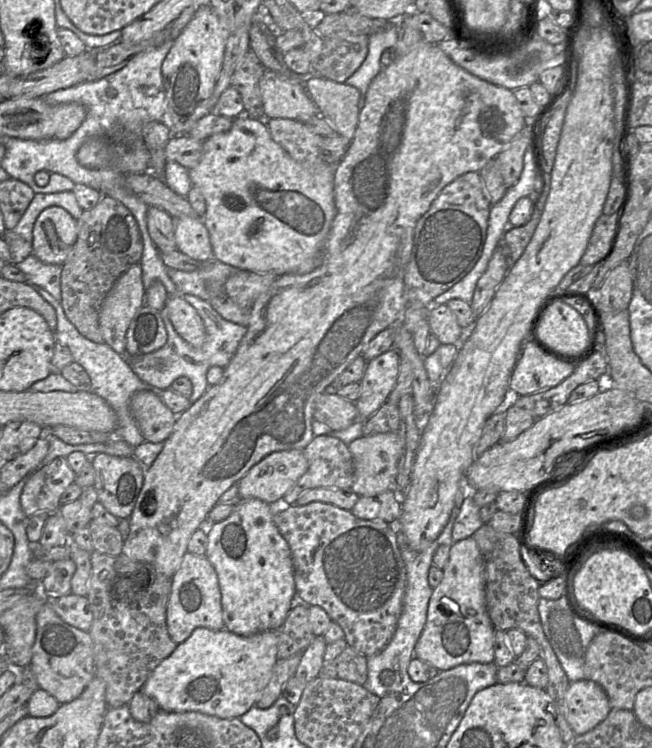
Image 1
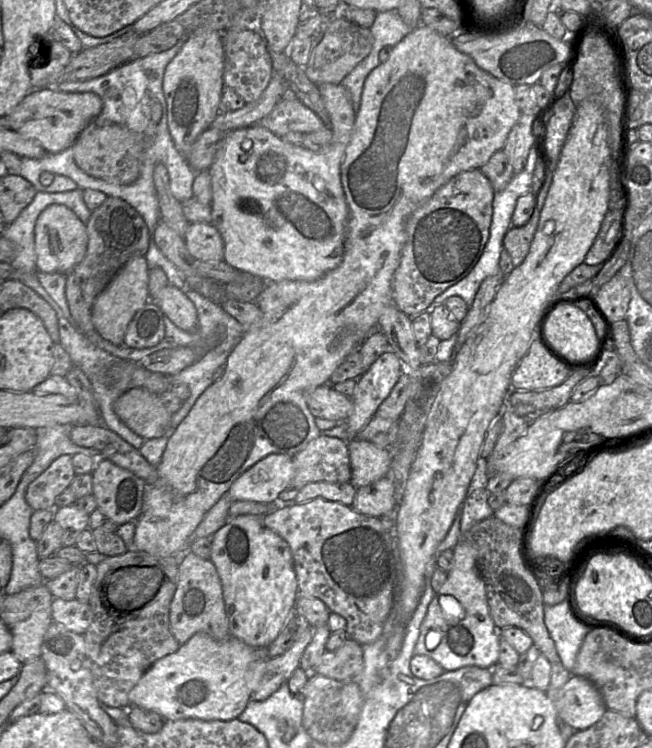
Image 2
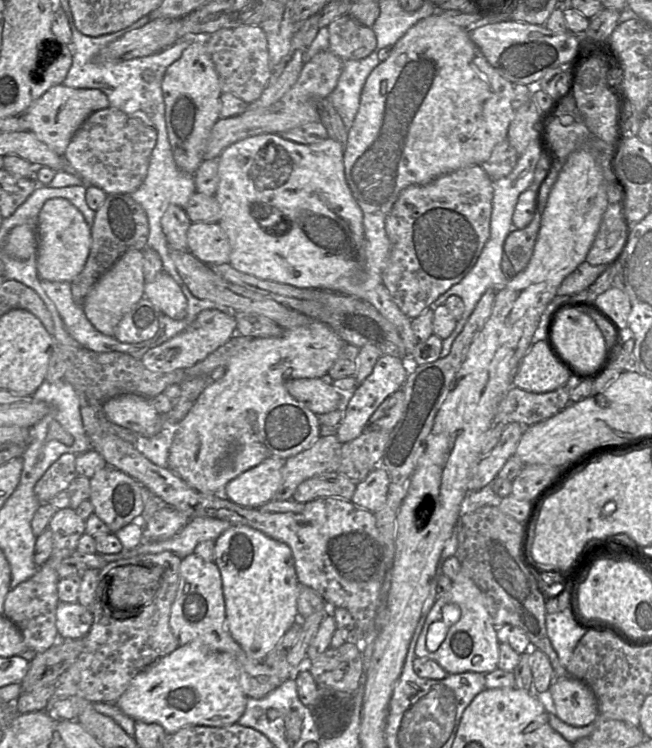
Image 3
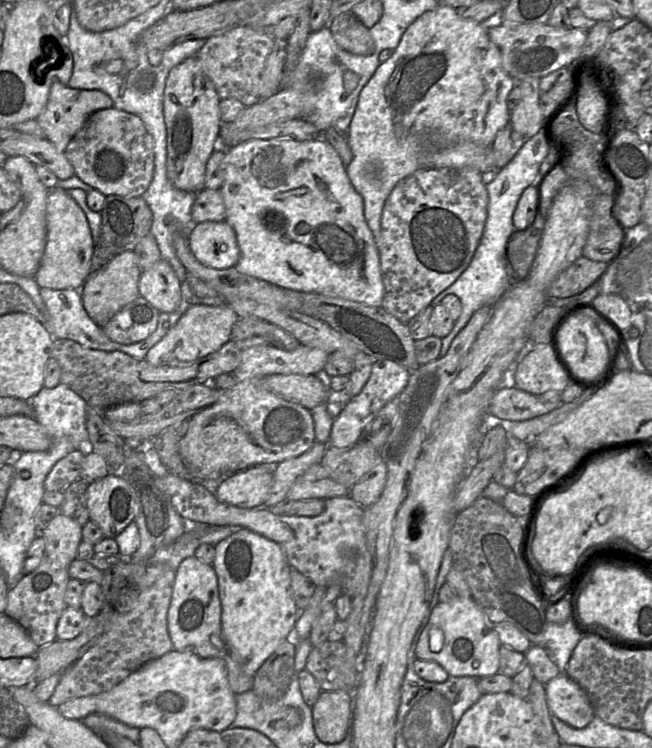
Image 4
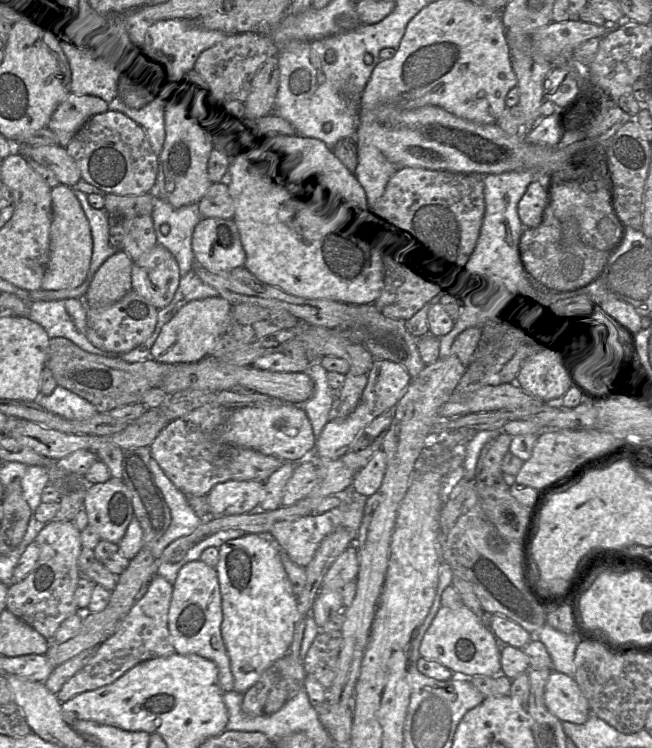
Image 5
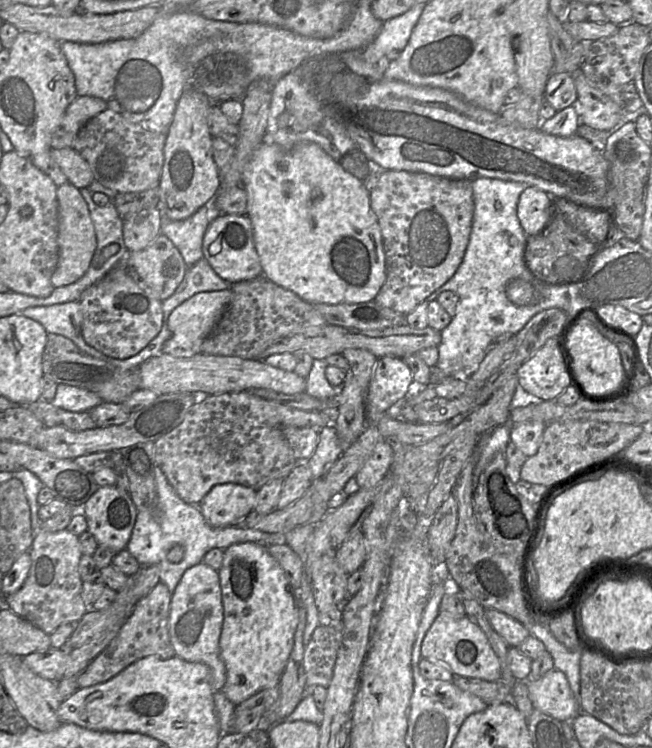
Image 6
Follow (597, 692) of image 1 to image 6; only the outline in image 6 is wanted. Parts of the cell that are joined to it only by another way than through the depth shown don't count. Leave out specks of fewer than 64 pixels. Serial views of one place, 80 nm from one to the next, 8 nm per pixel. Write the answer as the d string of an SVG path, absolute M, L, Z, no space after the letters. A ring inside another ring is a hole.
M552 669L536 681L527 681L533 708L560 721L573 720L581 712L563 672Z

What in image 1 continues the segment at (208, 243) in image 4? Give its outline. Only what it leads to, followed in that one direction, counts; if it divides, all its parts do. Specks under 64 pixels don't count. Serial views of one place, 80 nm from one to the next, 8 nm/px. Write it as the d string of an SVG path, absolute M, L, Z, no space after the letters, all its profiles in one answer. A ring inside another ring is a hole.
M181 216L174 220L176 250L186 256L206 262L213 258L209 232L198 216Z

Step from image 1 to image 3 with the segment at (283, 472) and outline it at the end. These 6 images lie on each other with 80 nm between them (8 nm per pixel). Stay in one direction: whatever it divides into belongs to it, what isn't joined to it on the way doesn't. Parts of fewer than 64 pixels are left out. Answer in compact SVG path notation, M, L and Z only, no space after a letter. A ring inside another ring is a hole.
M280 457L265 459L228 482L222 494L233 503L247 508L258 508L270 502L282 484L285 460Z

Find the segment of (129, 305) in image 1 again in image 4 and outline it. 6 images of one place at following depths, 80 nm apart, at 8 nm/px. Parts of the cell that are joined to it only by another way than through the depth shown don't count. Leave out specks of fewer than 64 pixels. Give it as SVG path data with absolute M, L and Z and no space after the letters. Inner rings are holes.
M124 251L88 276L83 287L79 288L82 304L88 316L99 327L104 327L117 312L139 297L138 283L141 273L136 254L133 251Z

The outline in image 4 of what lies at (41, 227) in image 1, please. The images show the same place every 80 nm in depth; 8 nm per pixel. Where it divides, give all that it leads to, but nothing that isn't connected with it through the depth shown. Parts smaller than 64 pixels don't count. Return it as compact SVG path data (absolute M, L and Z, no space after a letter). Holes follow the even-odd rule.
M65 189L50 190L46 204L46 245L35 280L40 288L82 288L90 275L94 242L85 213Z

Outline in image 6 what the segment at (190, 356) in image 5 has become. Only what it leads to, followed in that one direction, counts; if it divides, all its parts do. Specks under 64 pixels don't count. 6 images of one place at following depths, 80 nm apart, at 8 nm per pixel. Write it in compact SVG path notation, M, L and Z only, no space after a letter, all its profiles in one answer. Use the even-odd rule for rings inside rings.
M227 288L220 291L197 293L176 307L168 318L167 325L170 333L161 352L176 358L187 358L201 353L203 341L213 331L231 299L232 292Z

